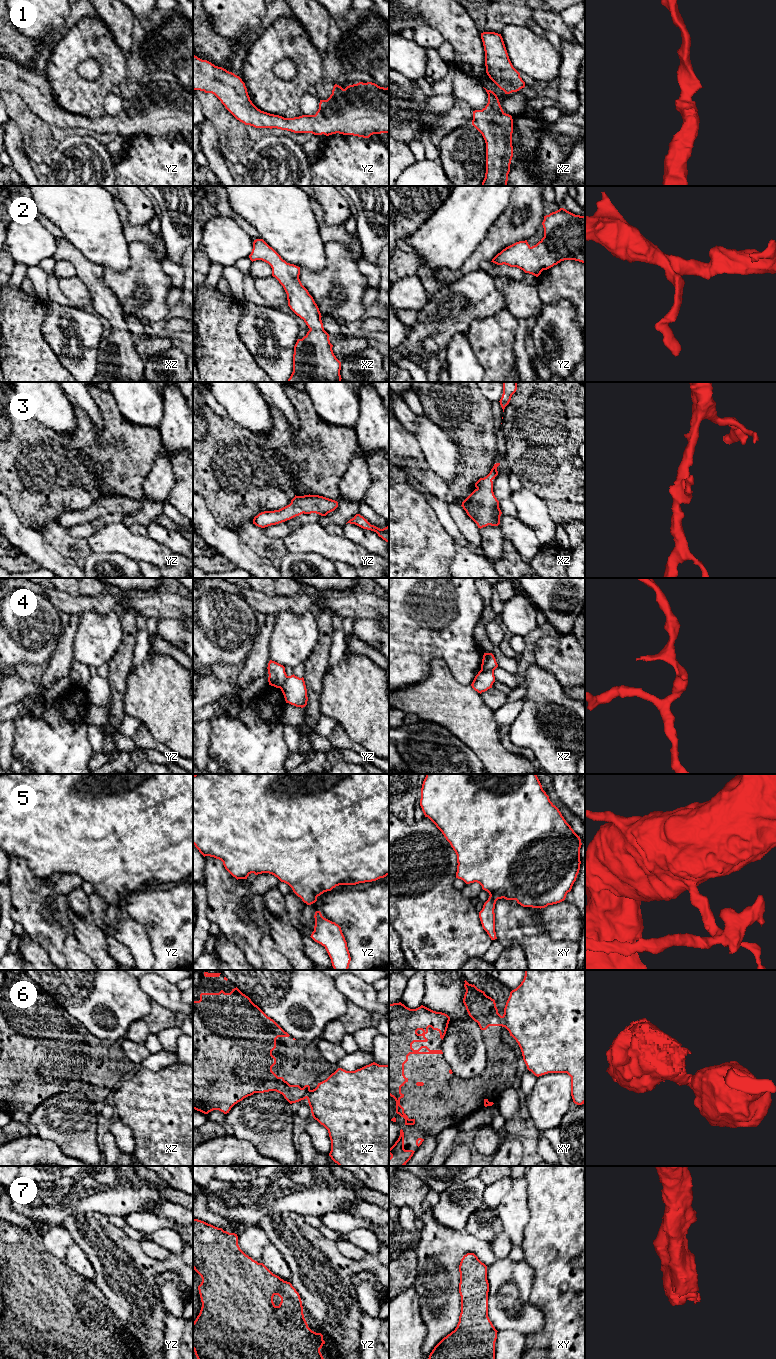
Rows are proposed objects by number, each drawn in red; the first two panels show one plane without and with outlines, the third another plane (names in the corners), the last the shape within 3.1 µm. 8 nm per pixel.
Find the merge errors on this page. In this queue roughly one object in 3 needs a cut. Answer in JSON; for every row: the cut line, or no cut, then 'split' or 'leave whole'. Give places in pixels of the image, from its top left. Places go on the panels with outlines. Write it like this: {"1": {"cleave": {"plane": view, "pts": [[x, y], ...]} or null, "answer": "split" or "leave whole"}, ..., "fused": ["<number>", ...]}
{"1": {"cleave": null, "answer": "leave whole"}, "2": {"cleave": null, "answer": "leave whole"}, "3": {"cleave": null, "answer": "leave whole"}, "4": {"cleave": {"plane": "xz", "pts": [[481, 669], [493, 671]]}, "answer": "split"}, "5": {"cleave": null, "answer": "leave whole"}, "6": {"cleave": {"plane": "xy", "pts": [[501, 1016], [504, 1026]]}, "answer": "split"}, "7": {"cleave": null, "answer": "leave whole"}, "fused": ["4", "6"]}

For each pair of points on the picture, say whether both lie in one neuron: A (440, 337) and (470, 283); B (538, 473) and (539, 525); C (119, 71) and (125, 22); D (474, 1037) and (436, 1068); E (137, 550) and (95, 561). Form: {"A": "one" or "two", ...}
{"A": "one", "B": "two", "C": "two", "D": "two", "E": "two"}

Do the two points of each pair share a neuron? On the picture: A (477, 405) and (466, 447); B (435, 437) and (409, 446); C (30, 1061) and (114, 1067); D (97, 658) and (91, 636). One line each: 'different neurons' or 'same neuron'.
A: same neuron
B: different neurons
C: same neuron
D: same neuron

